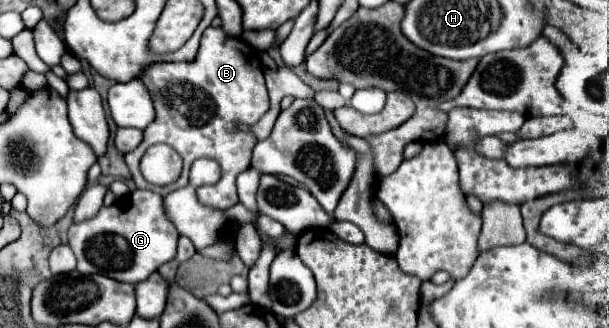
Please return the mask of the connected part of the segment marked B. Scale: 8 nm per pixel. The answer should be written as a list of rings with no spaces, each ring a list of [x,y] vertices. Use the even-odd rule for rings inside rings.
[[[207,27],[201,37],[201,47],[195,61],[189,63],[155,63],[145,67],[139,81],[147,87],[153,107],[155,121],[143,131],[143,141],[137,149],[125,153],[125,163],[133,175],[137,189],[149,189],[159,195],[167,195],[189,183],[189,167],[195,159],[207,157],[221,165],[221,179],[215,185],[197,187],[199,203],[207,203],[213,209],[229,209],[237,203],[235,177],[249,169],[251,151],[255,147],[255,137],[237,129],[239,123],[253,125],[269,109],[269,95],[263,77],[261,55],[237,37],[229,37],[223,27]],[[155,143],[171,145],[183,157],[183,173],[179,181],[157,187],[143,179],[139,173],[139,159]],[[197,153],[197,157],[195,157]]]

